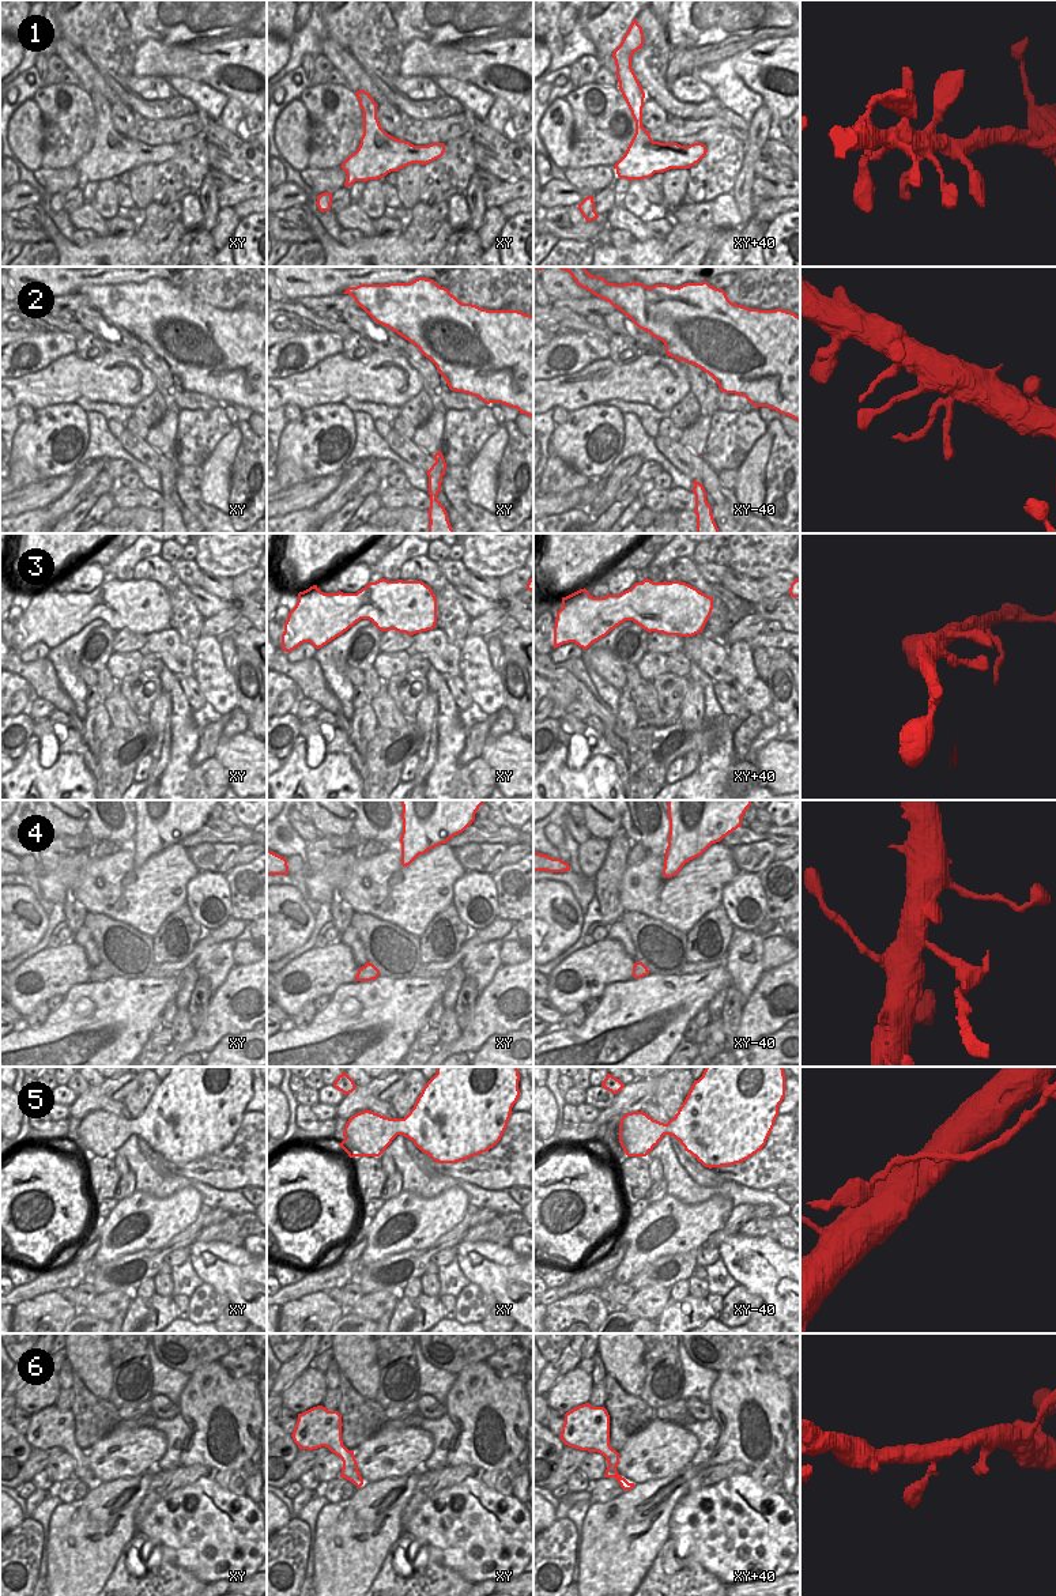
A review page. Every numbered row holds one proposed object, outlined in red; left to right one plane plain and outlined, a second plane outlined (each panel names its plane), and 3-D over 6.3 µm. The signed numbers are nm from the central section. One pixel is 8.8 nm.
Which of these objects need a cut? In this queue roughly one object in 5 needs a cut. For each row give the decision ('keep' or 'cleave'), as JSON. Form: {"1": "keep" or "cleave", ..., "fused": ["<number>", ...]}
{"1": "keep", "2": "keep", "3": "keep", "4": "cleave", "5": "keep", "6": "keep", "fused": ["4"]}

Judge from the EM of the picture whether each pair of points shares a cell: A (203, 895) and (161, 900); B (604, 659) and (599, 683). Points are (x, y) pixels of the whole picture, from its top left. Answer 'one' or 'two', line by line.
A: two
B: two

